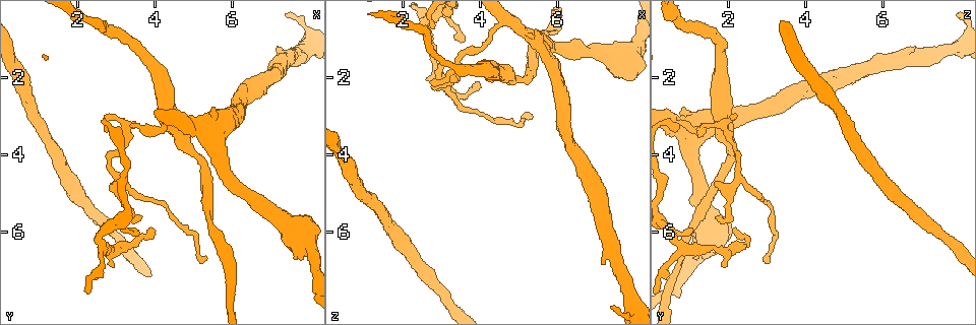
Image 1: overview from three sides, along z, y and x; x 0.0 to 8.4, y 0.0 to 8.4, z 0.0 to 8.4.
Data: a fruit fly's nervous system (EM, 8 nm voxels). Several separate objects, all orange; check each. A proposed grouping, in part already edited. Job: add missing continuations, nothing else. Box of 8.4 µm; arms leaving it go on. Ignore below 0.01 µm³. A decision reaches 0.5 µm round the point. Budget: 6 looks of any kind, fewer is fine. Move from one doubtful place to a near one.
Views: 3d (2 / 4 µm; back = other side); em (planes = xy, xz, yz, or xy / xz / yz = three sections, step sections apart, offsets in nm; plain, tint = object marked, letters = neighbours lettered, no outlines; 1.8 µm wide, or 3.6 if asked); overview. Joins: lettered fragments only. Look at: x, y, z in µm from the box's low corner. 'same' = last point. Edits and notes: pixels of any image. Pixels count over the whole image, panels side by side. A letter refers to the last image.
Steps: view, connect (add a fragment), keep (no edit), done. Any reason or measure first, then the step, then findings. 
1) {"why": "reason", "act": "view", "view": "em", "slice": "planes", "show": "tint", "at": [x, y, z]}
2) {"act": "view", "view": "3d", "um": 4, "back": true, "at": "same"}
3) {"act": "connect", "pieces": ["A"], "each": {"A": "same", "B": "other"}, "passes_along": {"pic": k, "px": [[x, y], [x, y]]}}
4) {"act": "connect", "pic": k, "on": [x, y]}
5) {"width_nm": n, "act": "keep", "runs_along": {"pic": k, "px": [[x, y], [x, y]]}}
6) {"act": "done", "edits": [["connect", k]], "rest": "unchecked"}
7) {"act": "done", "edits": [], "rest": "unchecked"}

{"why": "sharp bend", "act": "view", "view": "em", "slice": "xy", "step": 4, "show": "letters", "at": [3.40, 6.35, 2.50]}

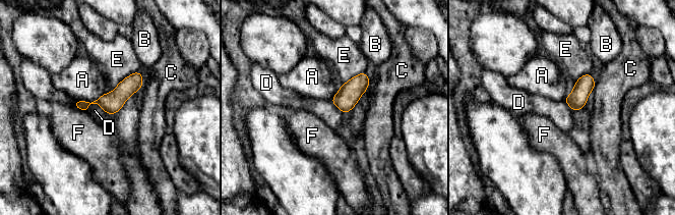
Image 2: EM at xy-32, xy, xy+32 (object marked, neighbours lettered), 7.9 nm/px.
{"why": "another direction", "act": "view", "view": "em", "slice": "planes", "show": "letters", "at": "same"}

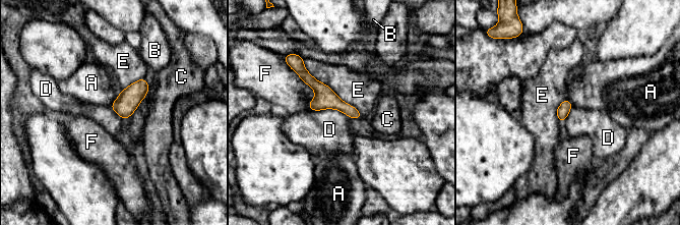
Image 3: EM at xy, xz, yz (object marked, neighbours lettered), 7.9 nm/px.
{"width_nm": 90, "act": "keep", "each": {"A": "other", "B": "other", "C": "other", "D": "other", "E": "other", "F": "other"}, "border": {"pic": 3, "px": [[311, 109], [337, 109], [351, 118]]}, "found": "no lettered fragment goes on from it"}

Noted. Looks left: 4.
{"why": "long arm stops here", "act": "view", "view": "3d", "um": 4, "at": [2.75, 3.30, 0.70]}

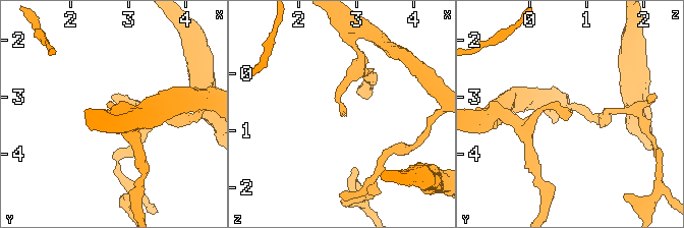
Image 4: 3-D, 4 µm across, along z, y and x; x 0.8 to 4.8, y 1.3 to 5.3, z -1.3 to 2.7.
{"act": "view", "view": "em", "slice": "planes", "show": "letters", "at": [2.80, 3.30, 0.70]}

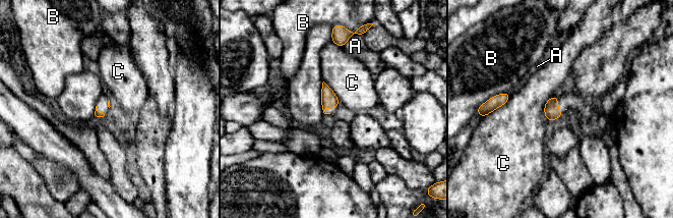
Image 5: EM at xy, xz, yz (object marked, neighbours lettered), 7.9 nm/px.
{"act": "keep", "each": {"A": "other", "B": "other", "C": "other"}, "border": {"pic": 5, "px": [[322, 82], [321, 109], [324, 113]]}, "found": "none of them fits"}

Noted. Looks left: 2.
{"why": "branch stops here", "act": "view", "view": "em", "slice": "yz", "step": 16, "show": "letters", "at": [5.40, 2.90, 0.75]}

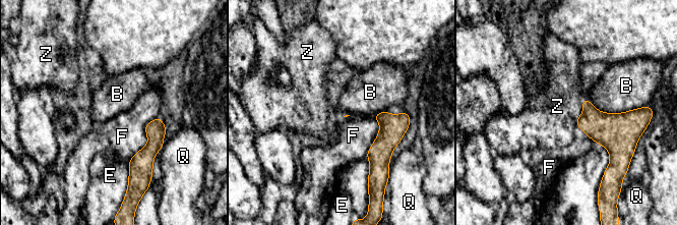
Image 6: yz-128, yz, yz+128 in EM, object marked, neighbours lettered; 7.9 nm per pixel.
{"act": "view", "view": "em", "slice": "xz", "step": 8, "show": "letters", "at": "same"}

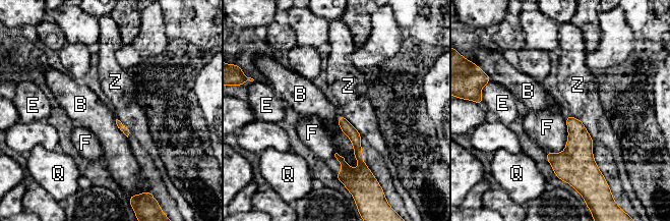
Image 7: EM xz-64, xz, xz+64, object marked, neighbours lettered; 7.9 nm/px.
{"longest_contact_nm": ["B", 460], "act": "keep", "each": {"B": "other", "E": "other", "F": "other", "Q": "other", "Z": "other"}, "border": {"pic": 7, "px": [[339, 114], [357, 169]]}, "found": "none of them fits"}

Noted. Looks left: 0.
{"act": "done", "edits": [], "rest": "unchecked"}

